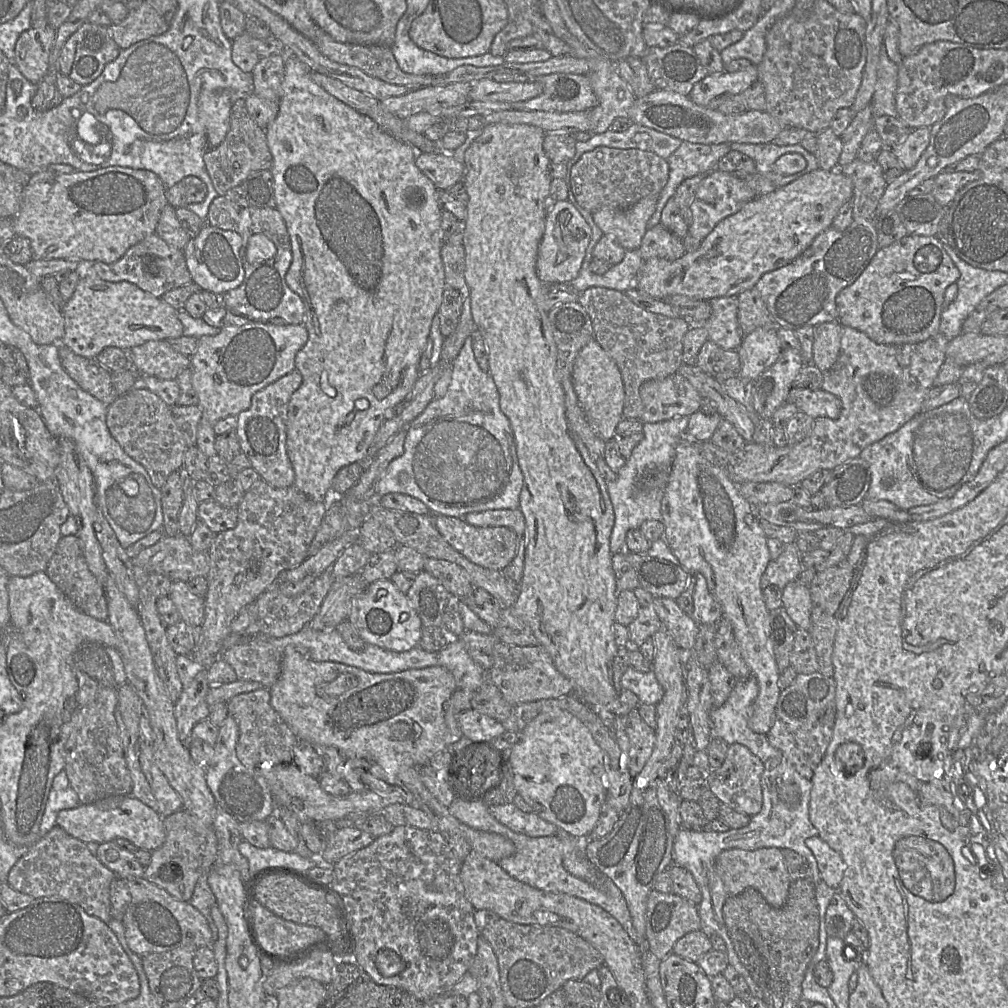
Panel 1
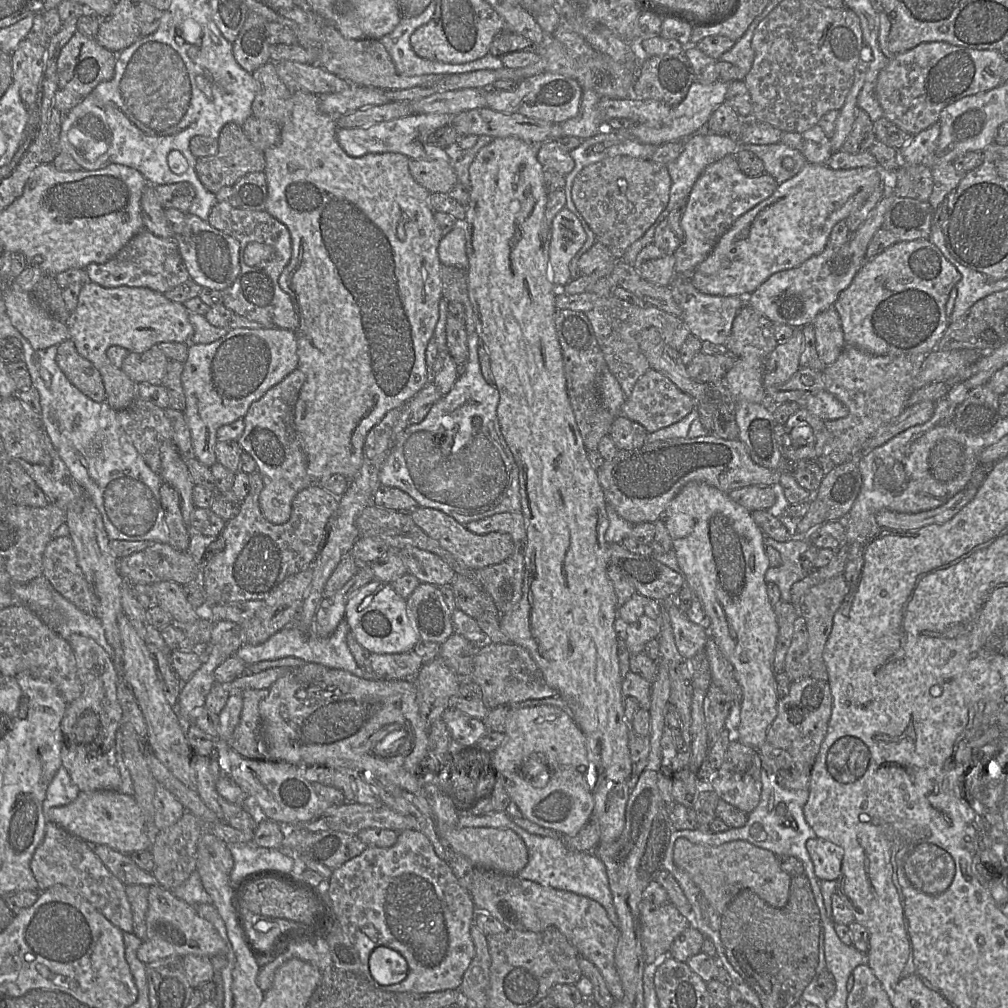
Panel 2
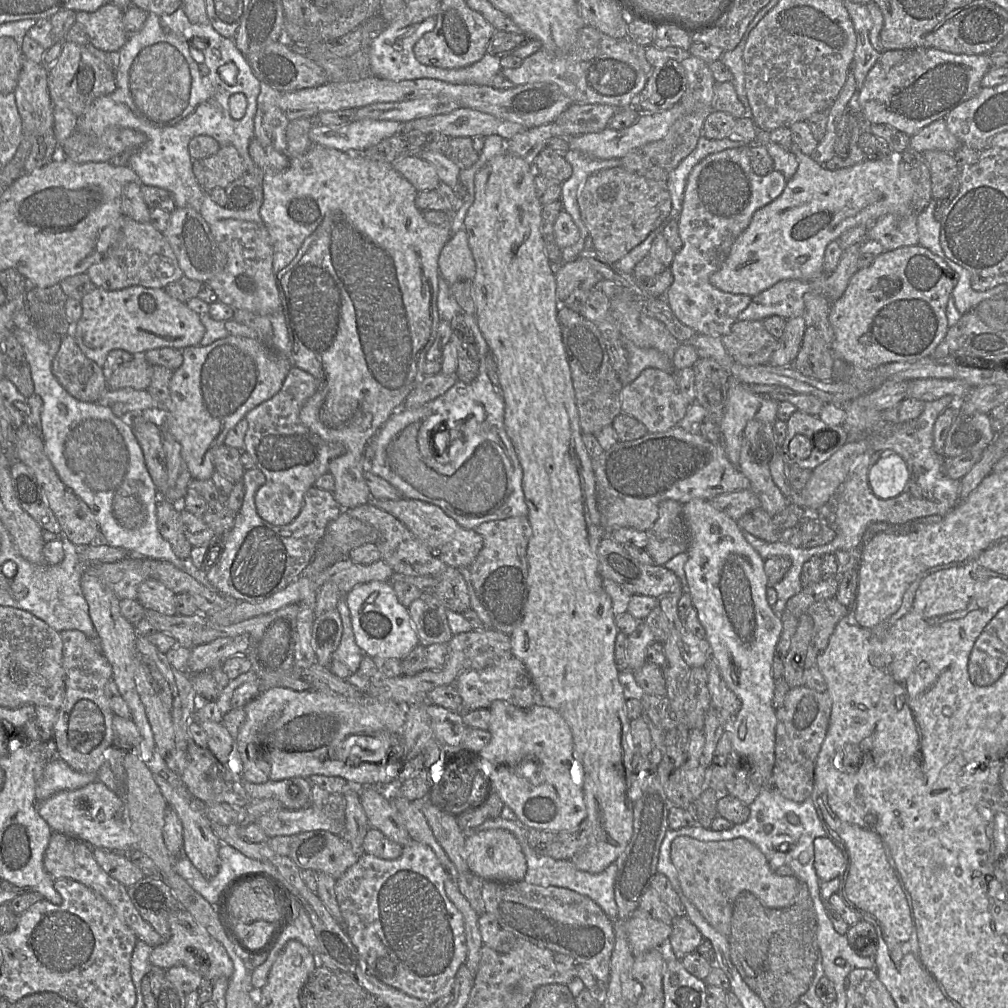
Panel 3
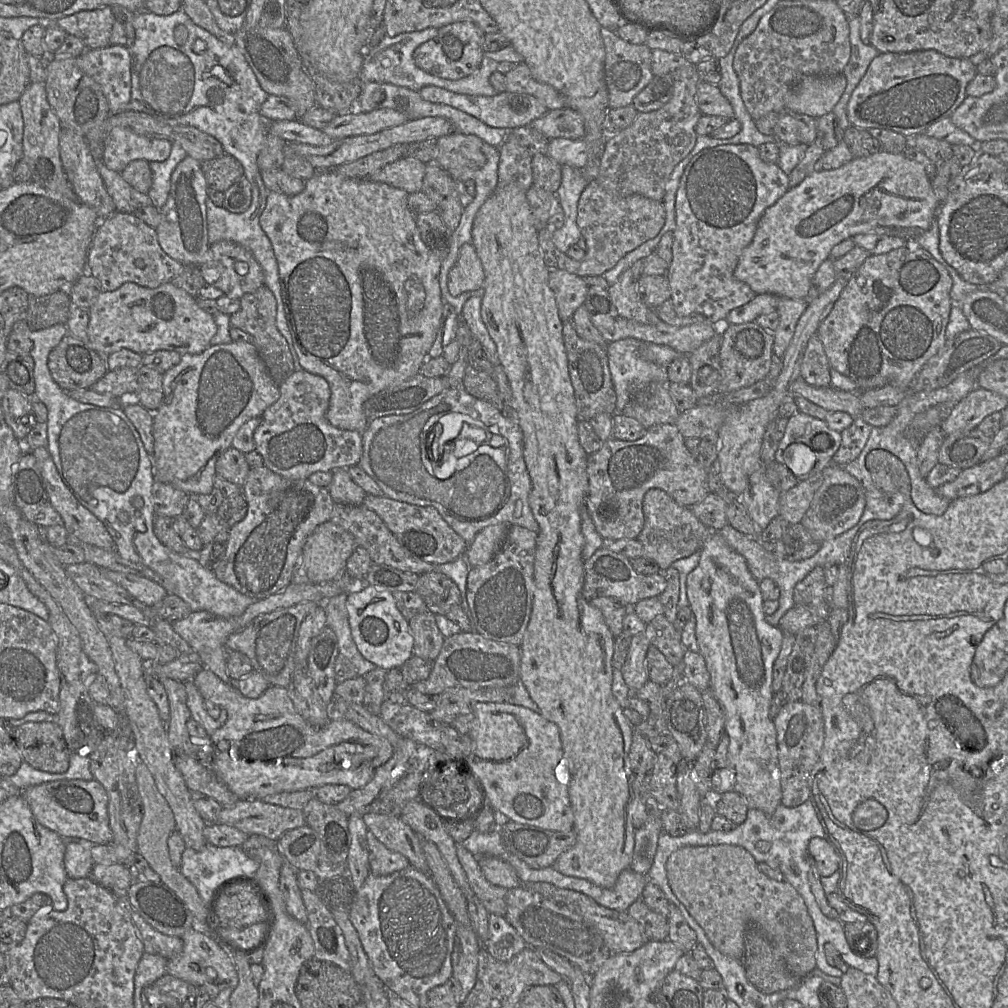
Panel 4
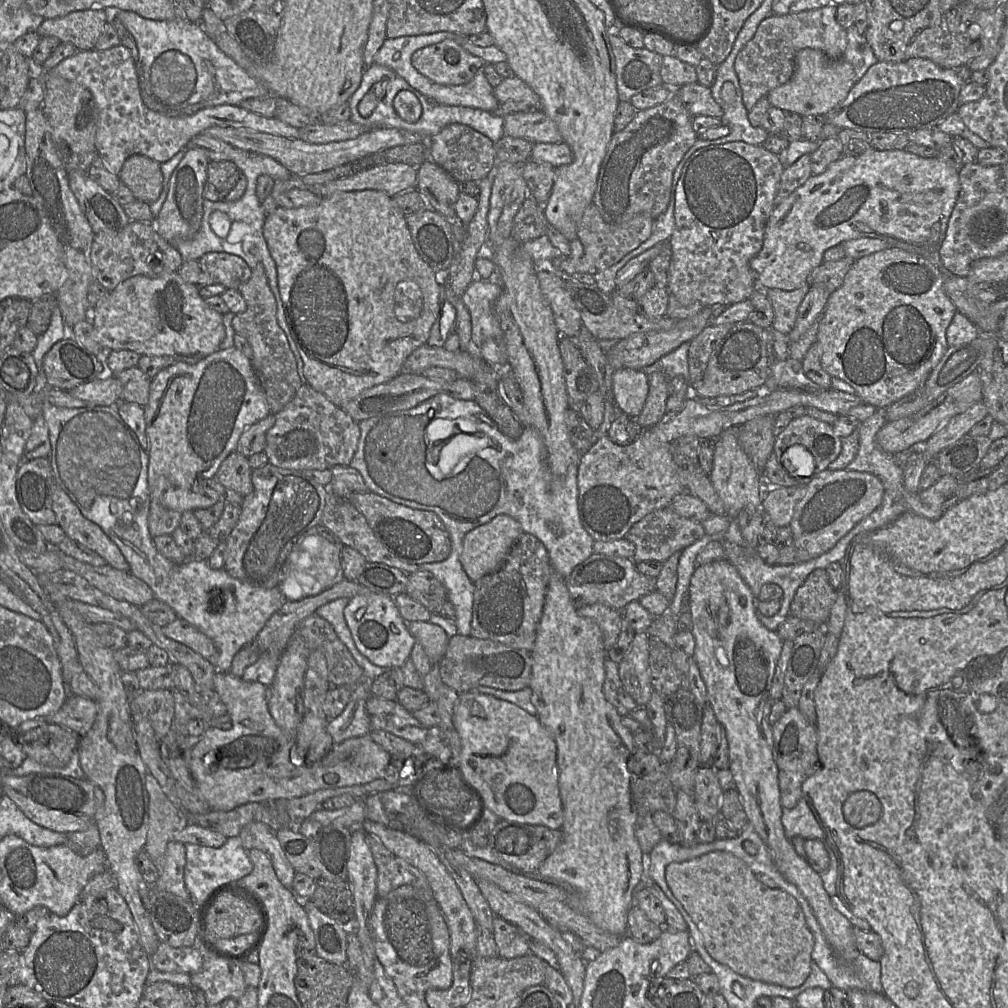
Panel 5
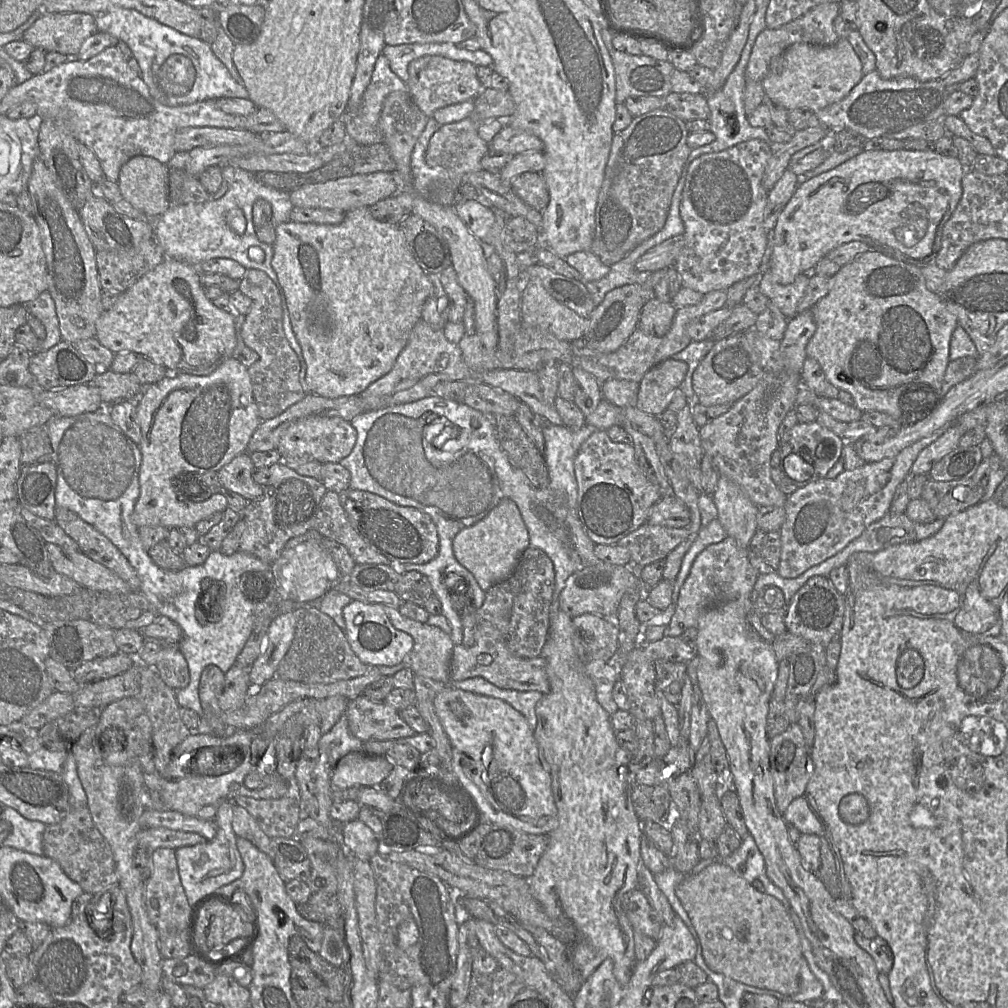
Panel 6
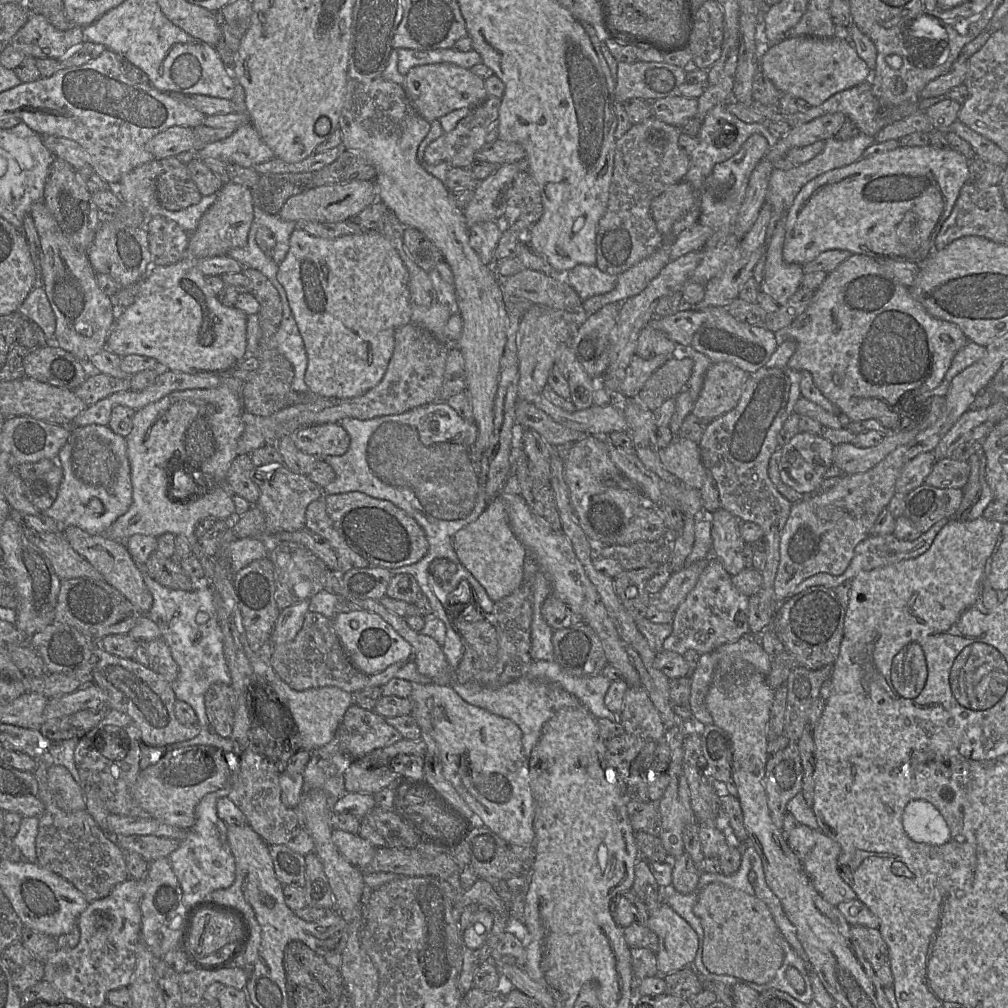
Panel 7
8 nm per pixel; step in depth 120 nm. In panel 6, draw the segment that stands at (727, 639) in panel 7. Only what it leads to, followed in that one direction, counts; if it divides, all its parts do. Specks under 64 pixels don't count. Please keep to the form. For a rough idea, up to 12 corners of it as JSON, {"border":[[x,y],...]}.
{"border":[[733,537],[692,564],[665,636],[697,628],[705,610],[737,601],[754,612],[758,574]]}

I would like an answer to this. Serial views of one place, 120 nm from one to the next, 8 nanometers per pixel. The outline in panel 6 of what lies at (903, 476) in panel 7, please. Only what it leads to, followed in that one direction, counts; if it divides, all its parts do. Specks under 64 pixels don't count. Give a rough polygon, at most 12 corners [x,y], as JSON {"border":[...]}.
{"border":[[950,426],[924,448],[910,475],[928,475],[955,450],[963,434]]}

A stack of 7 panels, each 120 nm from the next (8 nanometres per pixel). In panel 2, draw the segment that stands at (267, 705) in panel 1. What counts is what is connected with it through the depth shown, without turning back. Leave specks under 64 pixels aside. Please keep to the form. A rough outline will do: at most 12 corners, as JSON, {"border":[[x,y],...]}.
{"border":[[269,689],[242,693],[228,744],[244,758],[269,760],[259,704]]}

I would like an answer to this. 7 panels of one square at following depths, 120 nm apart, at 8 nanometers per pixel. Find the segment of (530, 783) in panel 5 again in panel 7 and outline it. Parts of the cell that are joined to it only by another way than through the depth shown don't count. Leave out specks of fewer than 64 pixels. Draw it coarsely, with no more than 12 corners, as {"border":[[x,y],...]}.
{"border":[[451,685],[411,715],[444,777],[512,844],[534,846],[520,727]]}

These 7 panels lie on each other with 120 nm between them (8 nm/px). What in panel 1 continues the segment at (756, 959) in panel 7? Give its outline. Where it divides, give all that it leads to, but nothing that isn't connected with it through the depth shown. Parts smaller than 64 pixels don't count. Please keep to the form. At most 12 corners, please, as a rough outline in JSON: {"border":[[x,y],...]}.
{"border":[[779,848],[724,850],[715,869],[728,897],[752,888],[773,908],[792,880]]}

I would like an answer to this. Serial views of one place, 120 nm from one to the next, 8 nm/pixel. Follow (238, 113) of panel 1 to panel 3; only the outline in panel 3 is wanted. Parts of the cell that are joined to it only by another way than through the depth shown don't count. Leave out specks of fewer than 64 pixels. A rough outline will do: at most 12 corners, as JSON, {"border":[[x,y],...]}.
{"border":[[233,145],[193,159],[207,192],[226,188],[247,169]]}

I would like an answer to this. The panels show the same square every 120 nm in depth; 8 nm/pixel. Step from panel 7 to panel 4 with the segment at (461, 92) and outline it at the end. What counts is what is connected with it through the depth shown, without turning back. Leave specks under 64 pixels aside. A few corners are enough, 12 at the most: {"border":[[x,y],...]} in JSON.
{"border":[[470,21],[438,29],[415,64],[443,79],[474,73],[485,33]]}

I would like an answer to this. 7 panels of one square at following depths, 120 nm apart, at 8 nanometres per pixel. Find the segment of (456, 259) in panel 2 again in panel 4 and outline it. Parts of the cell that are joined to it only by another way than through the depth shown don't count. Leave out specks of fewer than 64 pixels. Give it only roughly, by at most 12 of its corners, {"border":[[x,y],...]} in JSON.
{"border":[[472,243],[448,275],[452,295],[481,291],[485,275]]}

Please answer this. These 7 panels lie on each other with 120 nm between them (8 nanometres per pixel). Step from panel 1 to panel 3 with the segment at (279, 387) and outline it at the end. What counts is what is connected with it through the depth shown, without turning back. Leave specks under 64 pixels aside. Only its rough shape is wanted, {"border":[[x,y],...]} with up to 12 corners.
{"border":[[293,366],[250,410],[244,450],[266,478],[257,513],[298,516],[307,490],[346,451],[300,420],[317,389]]}

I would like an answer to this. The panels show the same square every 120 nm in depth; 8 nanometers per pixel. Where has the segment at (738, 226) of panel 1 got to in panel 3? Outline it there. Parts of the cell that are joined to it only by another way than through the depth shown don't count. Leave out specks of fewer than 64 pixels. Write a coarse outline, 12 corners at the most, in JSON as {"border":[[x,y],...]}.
{"border":[[898,156],[798,169],[710,283],[751,297],[824,274],[846,230],[913,210]]}

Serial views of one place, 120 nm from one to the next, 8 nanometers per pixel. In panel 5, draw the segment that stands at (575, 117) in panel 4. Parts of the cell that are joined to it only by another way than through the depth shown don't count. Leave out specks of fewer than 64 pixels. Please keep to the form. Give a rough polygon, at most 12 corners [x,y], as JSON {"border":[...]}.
{"border":[[541,109],[504,116],[504,135],[558,143],[556,123]]}

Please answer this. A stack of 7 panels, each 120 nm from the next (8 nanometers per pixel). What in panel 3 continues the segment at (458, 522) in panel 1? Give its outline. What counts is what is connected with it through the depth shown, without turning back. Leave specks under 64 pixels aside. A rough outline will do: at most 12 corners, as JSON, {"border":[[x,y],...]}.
{"border":[[407,498],[369,503],[398,519],[432,556],[469,568],[482,536],[440,507]]}

